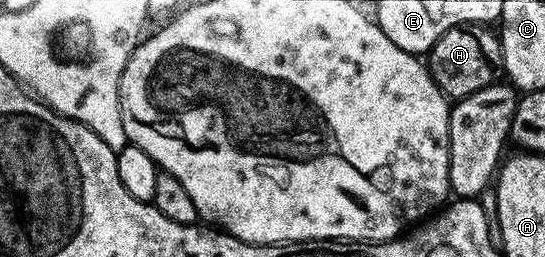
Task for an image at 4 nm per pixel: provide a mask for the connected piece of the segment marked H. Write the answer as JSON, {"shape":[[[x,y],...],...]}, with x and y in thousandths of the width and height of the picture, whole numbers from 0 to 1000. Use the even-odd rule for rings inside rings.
{"shape":[[[892,93],[822,109],[822,125],[815,125],[815,140],[807,140],[785,198],[789,292],[820,385],[857,381],[866,374],[866,358],[881,358],[881,342],[895,342],[923,300],[921,156],[899,117],[905,113]]]}

